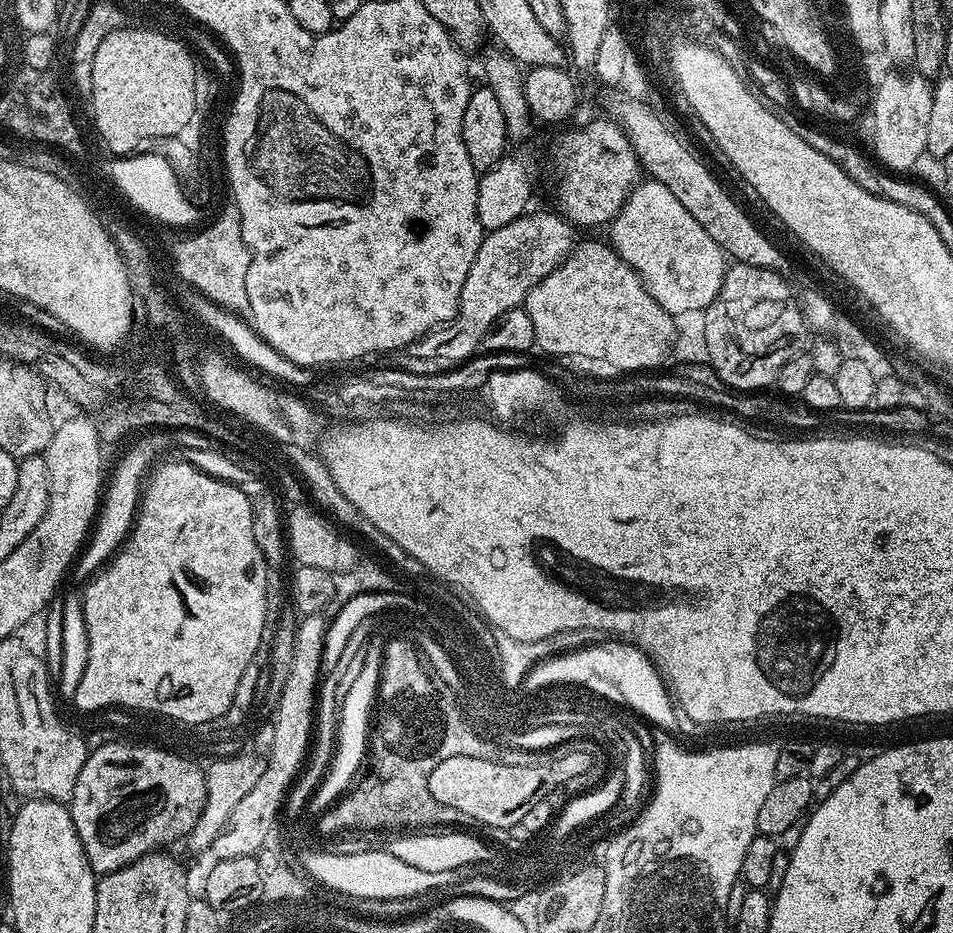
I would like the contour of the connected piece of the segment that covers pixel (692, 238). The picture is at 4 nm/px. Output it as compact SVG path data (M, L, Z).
M639 181L608 231L610 246L639 273L647 292L674 318L685 311L707 309L720 292L727 257L702 224L658 181Z

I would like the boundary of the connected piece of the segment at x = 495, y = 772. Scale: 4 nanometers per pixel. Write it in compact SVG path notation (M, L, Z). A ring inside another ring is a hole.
M585 750L564 752L554 757L549 764L499 764L480 758L446 758L434 766L428 776L428 785L430 794L434 794L442 806L462 810L462 814L469 815L472 820L482 822L490 829L507 830L519 824L528 810L542 802L556 788L590 770L593 761L593 753Z

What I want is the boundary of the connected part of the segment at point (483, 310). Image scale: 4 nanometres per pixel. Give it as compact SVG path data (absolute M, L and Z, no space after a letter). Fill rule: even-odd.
M540 212L537 216L525 214L507 222L506 226L489 231L482 246L478 246L470 274L466 274L456 317L427 332L411 345L410 352L420 360L465 362L475 357L481 351L484 335L486 330L490 330L494 318L506 314L506 310L521 307L530 290L538 286L538 282L542 282L542 278L546 278L546 274L558 267L576 247L577 229L563 215L552 212Z

